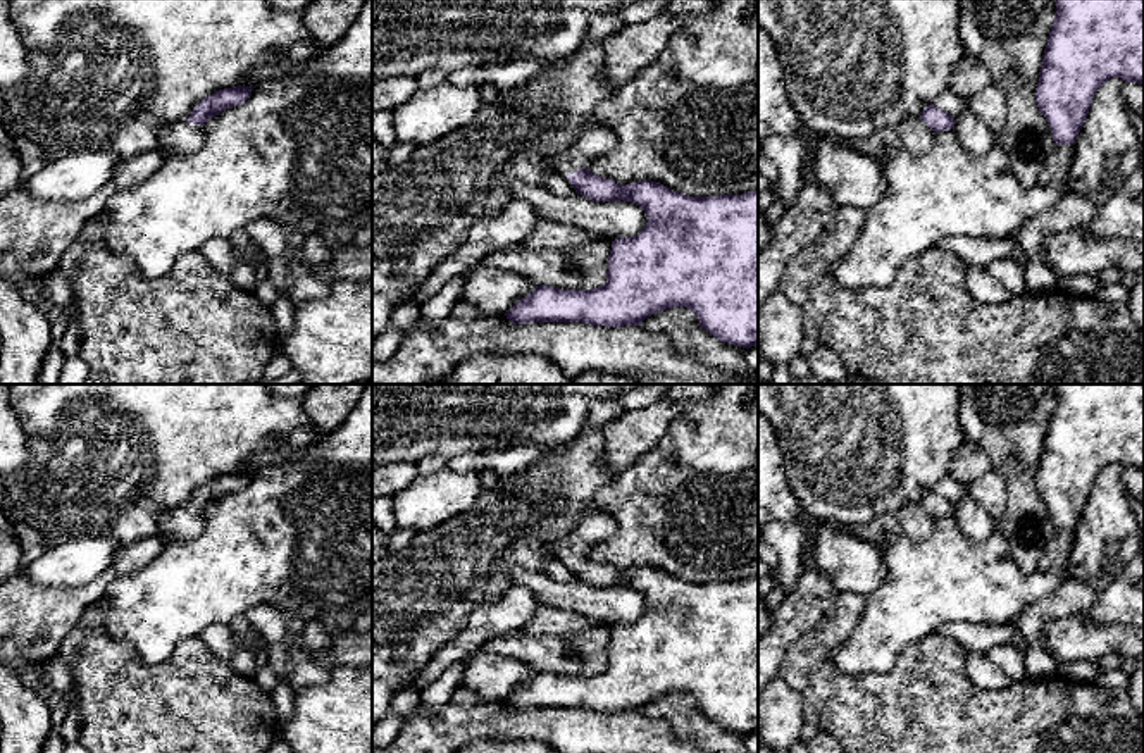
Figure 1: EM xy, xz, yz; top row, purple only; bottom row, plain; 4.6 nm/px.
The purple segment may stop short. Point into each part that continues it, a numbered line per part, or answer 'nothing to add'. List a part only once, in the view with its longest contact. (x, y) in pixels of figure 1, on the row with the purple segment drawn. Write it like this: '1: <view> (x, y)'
1: xz (593, 142)

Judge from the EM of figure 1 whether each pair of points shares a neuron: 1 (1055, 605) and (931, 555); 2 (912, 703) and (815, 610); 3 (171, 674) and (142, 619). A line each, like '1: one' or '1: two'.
1: two
2: two
3: two

